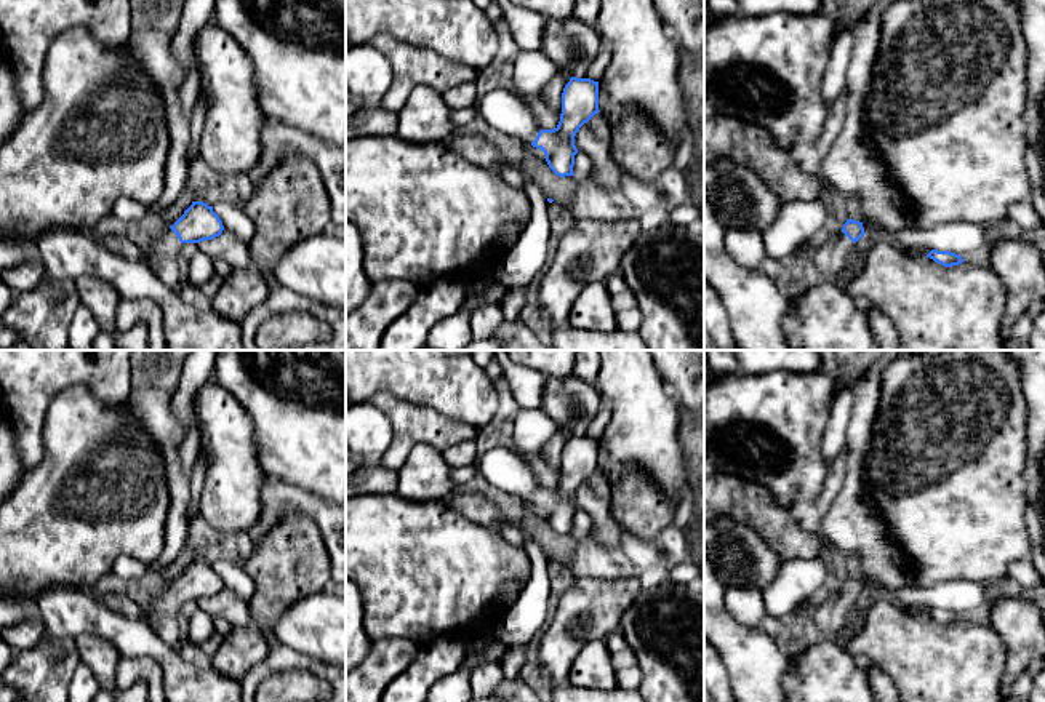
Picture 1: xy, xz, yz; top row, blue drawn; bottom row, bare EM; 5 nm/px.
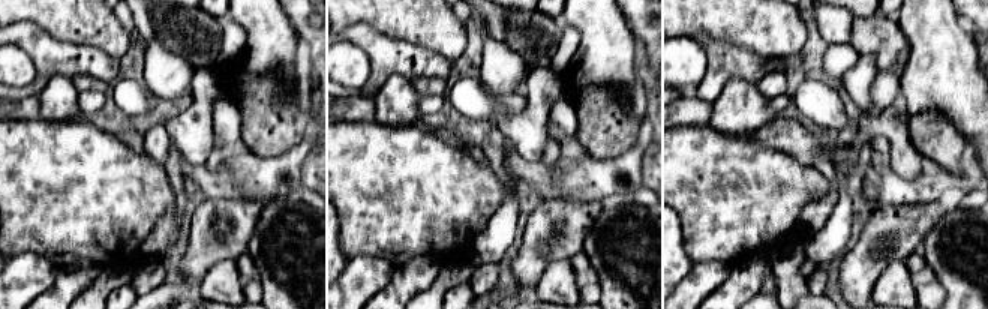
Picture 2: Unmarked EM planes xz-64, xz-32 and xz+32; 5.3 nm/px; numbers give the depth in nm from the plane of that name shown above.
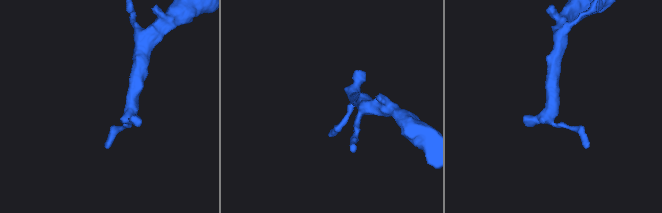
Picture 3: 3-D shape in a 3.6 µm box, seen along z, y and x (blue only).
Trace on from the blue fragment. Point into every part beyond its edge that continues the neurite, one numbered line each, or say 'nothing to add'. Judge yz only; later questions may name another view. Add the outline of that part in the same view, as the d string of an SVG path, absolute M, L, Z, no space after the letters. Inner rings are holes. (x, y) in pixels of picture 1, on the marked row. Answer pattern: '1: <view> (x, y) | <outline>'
1: yz (831, 256) | M835 233L831 240L818 248L810 248L818 270L827 277L839 273L855 248L855 243L843 233Z

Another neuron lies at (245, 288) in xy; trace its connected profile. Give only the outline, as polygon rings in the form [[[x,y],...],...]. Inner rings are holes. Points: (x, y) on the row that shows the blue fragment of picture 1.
[[[256,265],[232,269],[210,302],[219,315],[242,323],[253,307],[267,299],[270,285],[270,280]]]

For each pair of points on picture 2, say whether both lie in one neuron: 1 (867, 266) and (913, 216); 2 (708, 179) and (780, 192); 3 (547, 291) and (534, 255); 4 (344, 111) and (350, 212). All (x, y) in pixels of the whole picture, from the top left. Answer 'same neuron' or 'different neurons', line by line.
1: same neuron
2: same neuron
3: different neurons
4: different neurons

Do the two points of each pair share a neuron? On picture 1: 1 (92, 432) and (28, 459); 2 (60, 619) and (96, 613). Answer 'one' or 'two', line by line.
1: two
2: one

